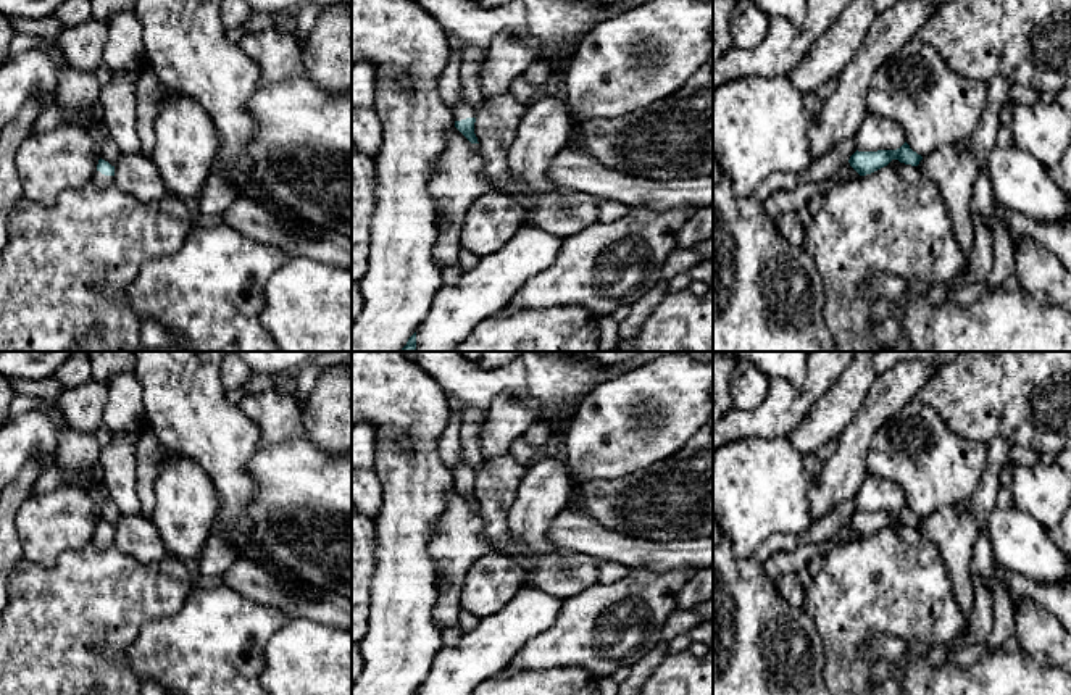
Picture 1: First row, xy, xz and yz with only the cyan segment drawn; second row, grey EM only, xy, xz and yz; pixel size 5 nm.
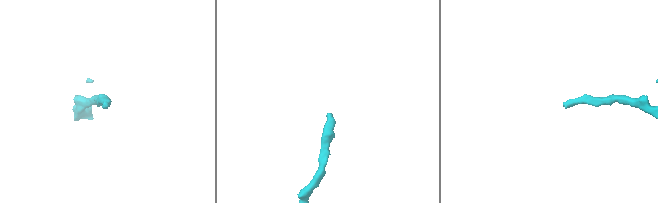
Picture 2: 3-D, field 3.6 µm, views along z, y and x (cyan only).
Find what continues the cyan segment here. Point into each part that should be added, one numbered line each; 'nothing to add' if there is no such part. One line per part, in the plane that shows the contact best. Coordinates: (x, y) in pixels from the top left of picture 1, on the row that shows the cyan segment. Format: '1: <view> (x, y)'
1: xz (462, 110)

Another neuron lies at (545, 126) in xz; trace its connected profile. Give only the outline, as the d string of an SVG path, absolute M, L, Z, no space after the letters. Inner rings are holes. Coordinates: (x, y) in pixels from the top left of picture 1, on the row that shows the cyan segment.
M542 90L526 108L513 144L508 148L508 169L518 185L508 194L524 211L524 226L534 226L536 197L553 189L547 169L571 135L569 106L561 92Z

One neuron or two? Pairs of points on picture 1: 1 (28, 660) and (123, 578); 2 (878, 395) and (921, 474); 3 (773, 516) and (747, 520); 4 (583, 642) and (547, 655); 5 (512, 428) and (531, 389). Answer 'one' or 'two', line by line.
1: one
2: two
3: one
4: one
5: two

